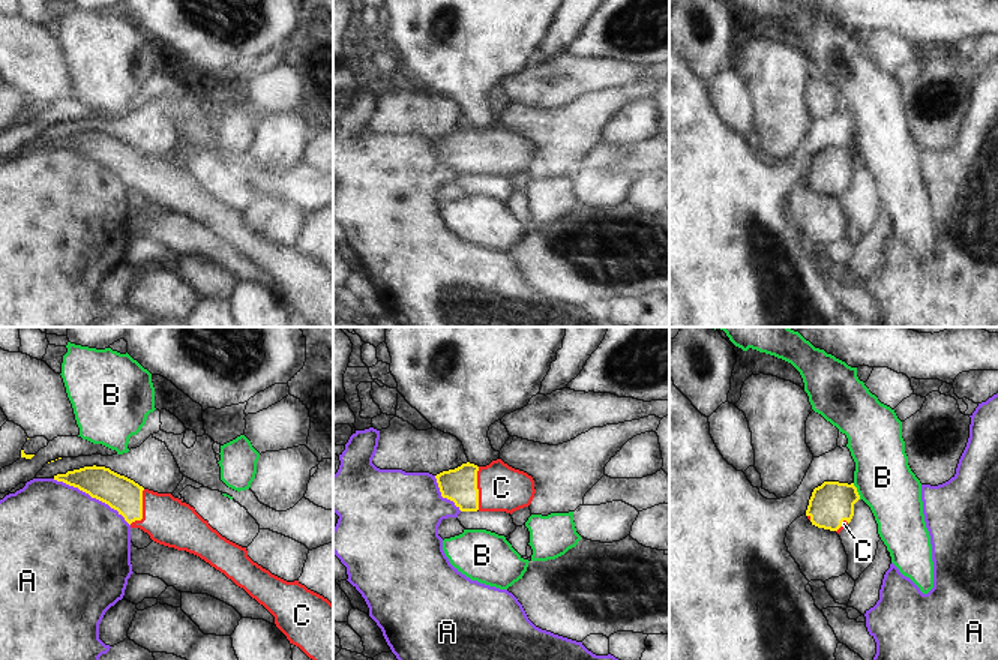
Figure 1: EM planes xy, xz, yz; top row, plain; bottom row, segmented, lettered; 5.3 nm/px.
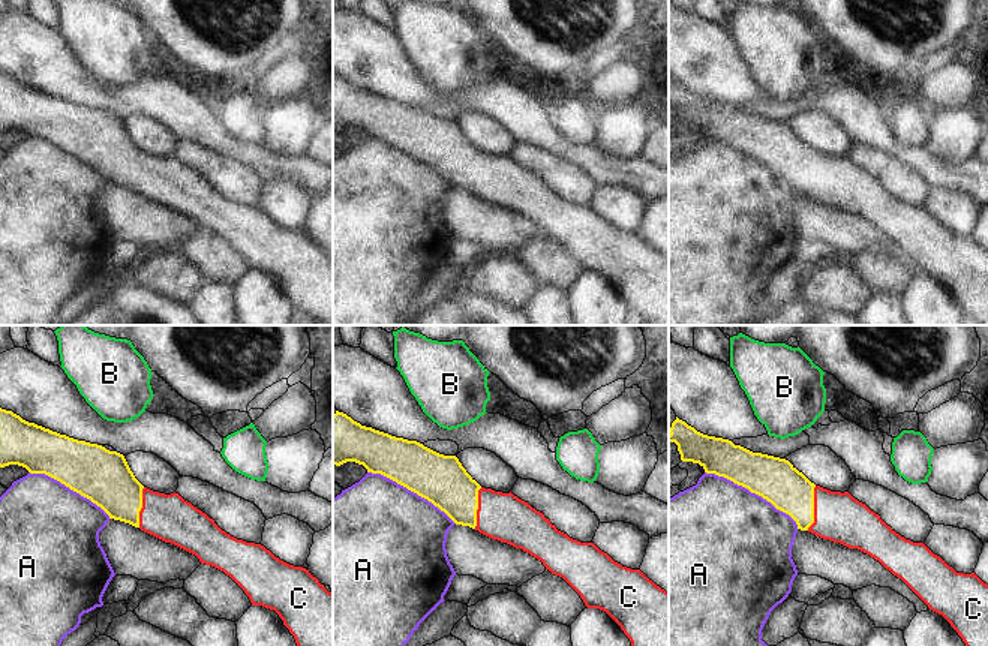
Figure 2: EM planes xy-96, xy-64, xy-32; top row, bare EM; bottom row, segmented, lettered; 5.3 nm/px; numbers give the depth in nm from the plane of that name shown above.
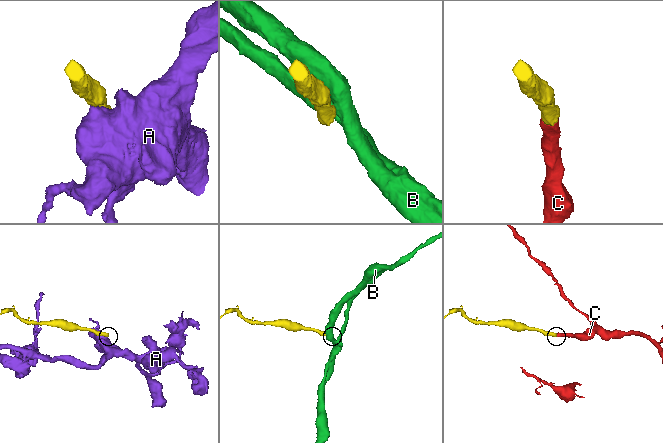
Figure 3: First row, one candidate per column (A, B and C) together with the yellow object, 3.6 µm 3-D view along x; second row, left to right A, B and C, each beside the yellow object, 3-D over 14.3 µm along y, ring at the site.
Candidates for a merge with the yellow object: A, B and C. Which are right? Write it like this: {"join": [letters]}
{"join": ["C"]}

